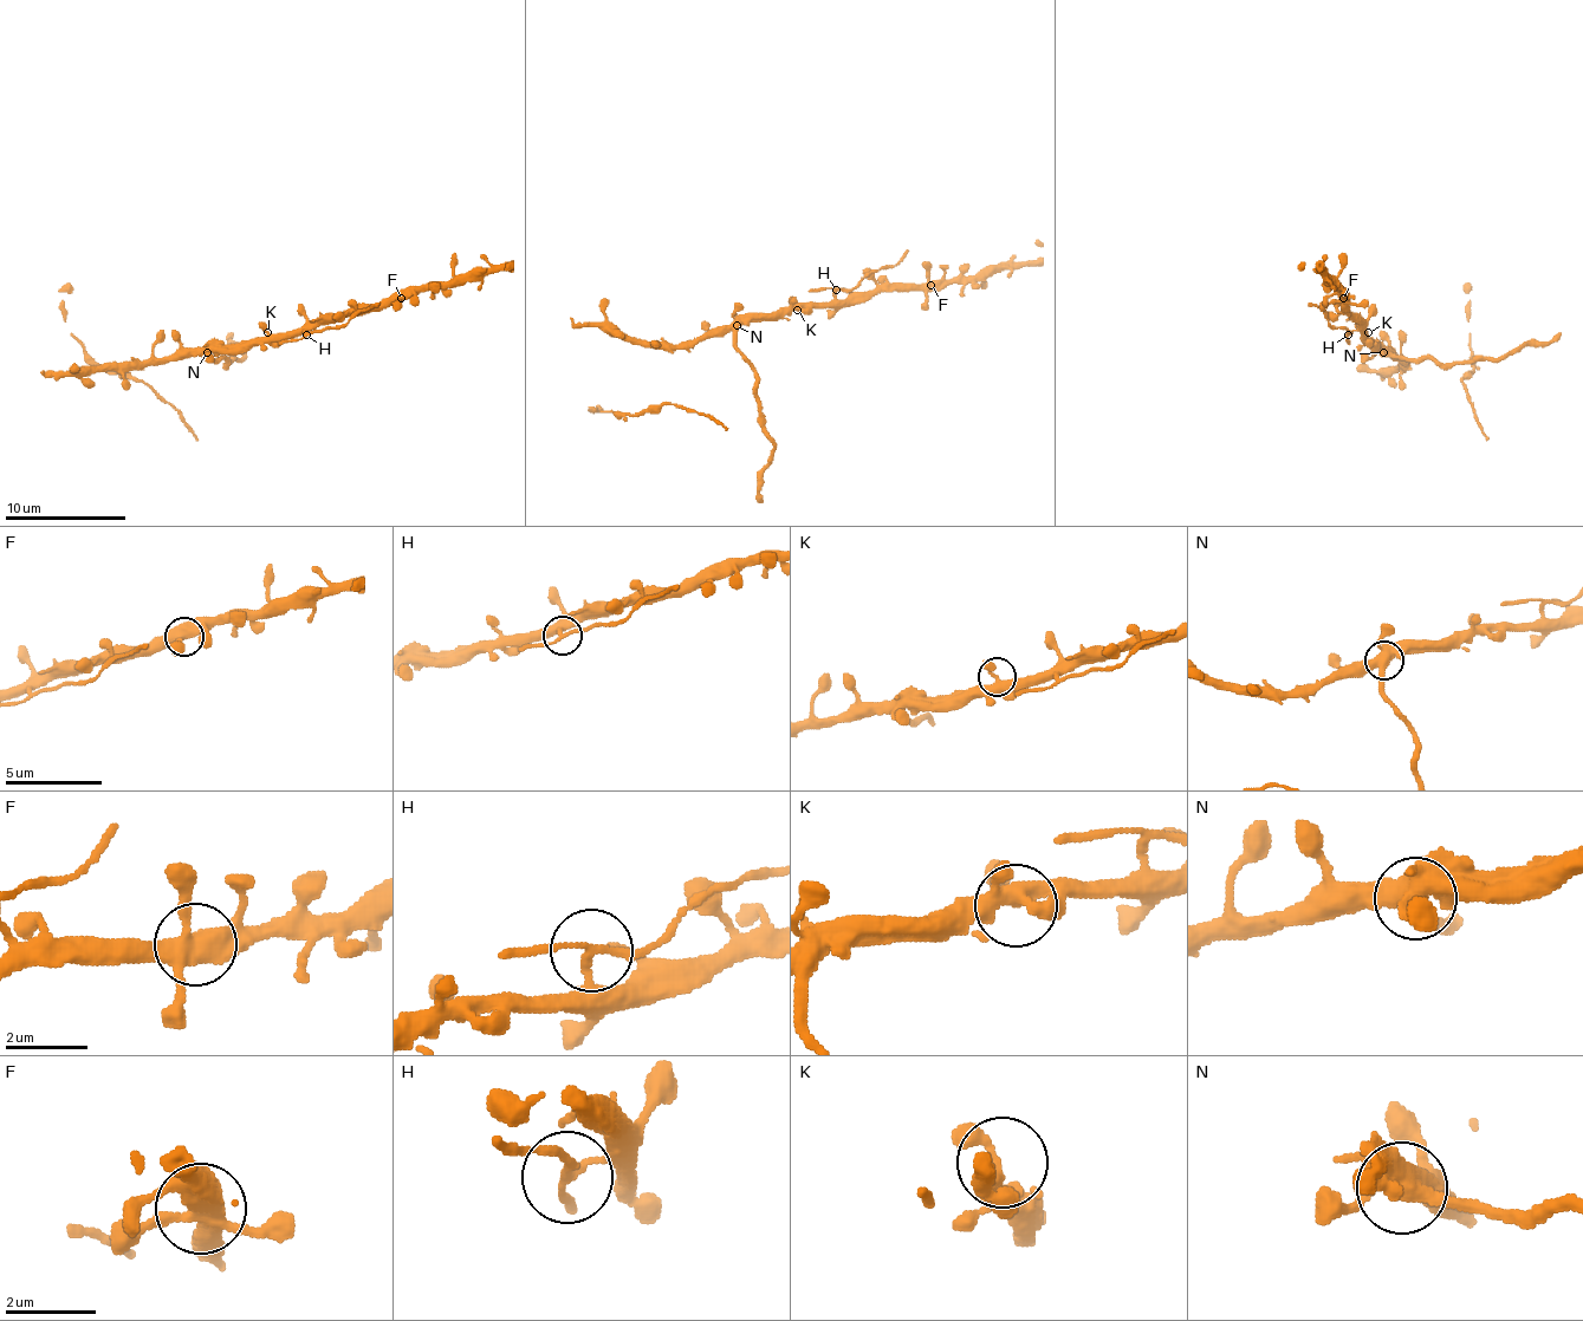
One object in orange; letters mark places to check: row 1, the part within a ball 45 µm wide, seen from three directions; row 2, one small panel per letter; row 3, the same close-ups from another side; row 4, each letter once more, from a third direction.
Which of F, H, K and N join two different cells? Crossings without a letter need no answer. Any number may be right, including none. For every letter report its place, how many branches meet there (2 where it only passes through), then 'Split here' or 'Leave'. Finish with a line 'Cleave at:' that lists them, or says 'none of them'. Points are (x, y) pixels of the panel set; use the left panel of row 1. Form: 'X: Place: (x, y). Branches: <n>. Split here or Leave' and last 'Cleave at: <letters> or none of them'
F: Place: (401, 298). Branches: 4. Leave
H: Place: (306, 334). Branches: 3. Split here
K: Place: (267, 332). Branches: 4. Leave
N: Place: (207, 352). Branches: 6. Split here
Cleave at: H, N

